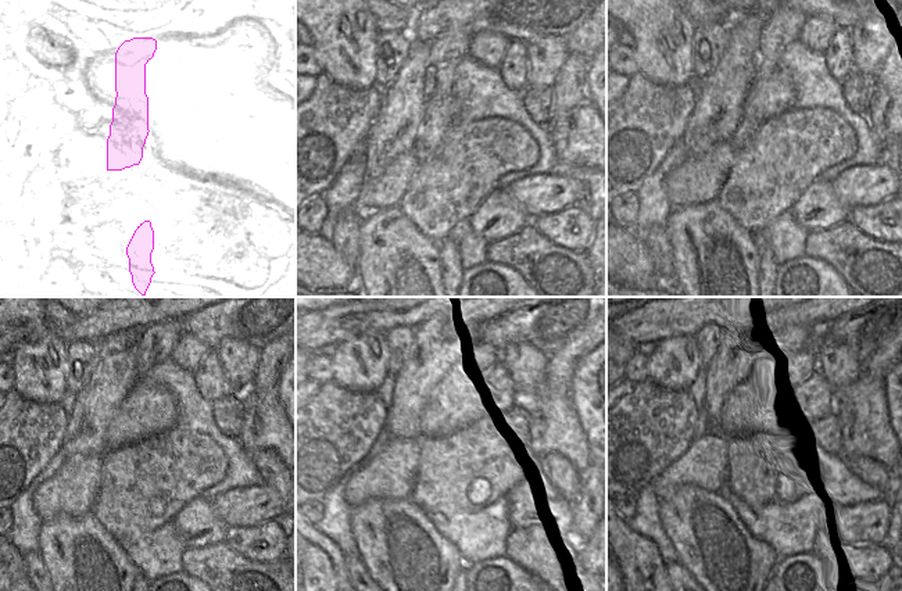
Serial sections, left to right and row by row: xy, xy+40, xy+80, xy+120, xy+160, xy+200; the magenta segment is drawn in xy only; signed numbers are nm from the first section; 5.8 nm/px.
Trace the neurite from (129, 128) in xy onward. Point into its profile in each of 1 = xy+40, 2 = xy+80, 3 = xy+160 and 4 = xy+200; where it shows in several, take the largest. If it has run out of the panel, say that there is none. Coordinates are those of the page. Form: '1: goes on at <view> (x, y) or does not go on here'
1: goes on at xy+40 (446, 53)
2: goes on at xy+80 (780, 28)
3: goes on at xy+160 (473, 337)
4: goes on at xy+200 (787, 335)

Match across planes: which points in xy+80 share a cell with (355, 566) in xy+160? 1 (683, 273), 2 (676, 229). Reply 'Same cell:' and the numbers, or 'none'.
Same cell: none

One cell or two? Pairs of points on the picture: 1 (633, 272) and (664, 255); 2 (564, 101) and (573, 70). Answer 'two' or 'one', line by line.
1: two
2: one

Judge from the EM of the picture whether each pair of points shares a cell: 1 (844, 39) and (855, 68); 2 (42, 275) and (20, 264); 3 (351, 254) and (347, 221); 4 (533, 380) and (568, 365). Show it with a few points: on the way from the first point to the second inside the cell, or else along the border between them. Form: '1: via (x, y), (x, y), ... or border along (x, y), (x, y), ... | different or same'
1: via (851, 46), (855, 61) | same
2: via (36, 273), (25, 269) | same
3: via (347, 246), (347, 229) | same
4: border along (548, 360), (543, 384) | different

